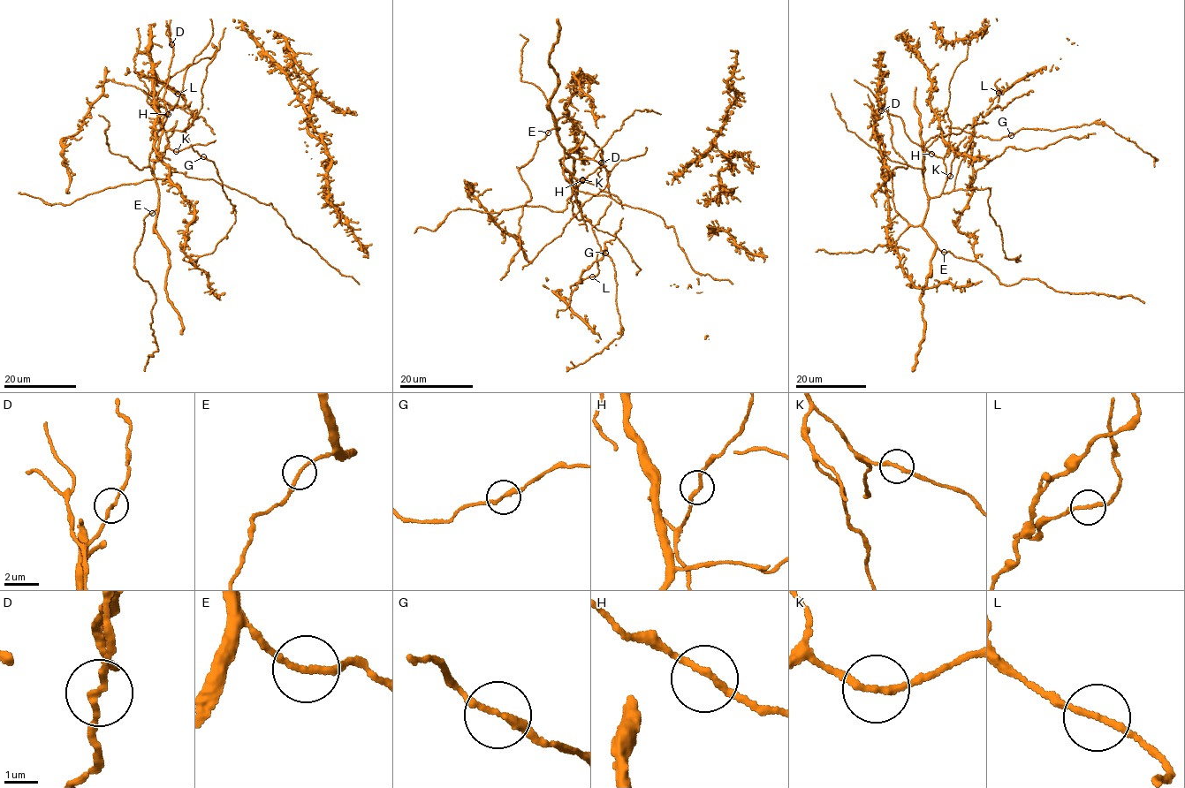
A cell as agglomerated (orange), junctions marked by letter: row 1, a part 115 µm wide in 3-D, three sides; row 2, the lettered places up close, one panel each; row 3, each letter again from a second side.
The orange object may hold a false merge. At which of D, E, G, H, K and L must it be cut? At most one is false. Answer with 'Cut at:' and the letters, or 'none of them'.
Cut at: none of them

